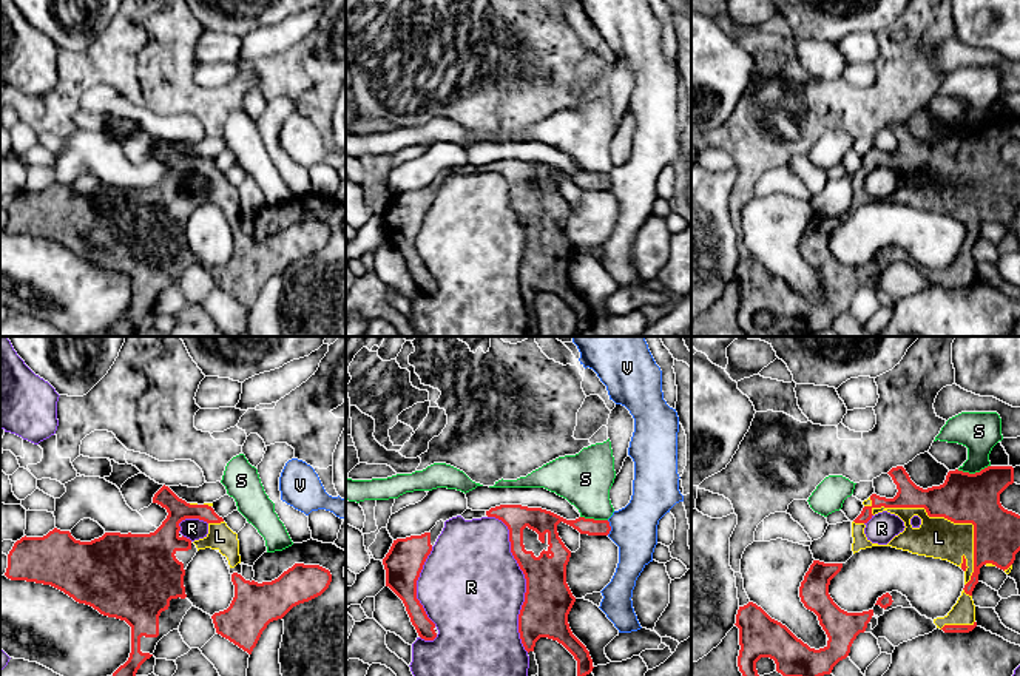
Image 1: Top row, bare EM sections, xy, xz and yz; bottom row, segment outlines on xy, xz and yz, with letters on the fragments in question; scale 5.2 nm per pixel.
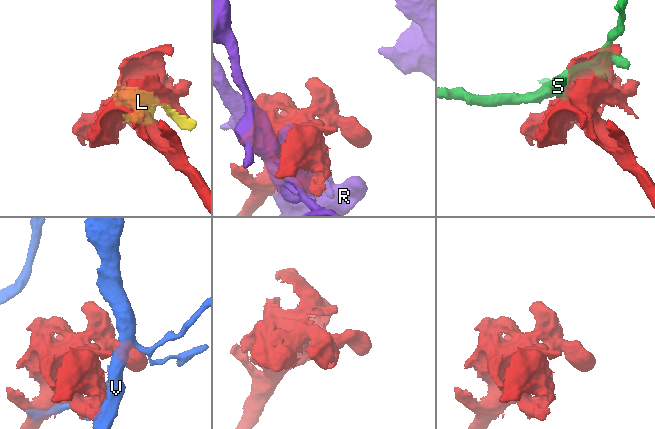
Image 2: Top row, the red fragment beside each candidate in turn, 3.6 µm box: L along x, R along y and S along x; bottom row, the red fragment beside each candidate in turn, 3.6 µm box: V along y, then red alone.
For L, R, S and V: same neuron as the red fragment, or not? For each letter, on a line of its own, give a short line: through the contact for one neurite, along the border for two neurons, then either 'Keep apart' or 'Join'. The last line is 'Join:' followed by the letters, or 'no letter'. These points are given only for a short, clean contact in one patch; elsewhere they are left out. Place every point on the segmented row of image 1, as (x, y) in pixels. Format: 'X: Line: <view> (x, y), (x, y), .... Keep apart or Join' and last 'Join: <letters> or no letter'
L: Join
R: Keep apart
S: Keep apart
V: Keep apart
Join: L

